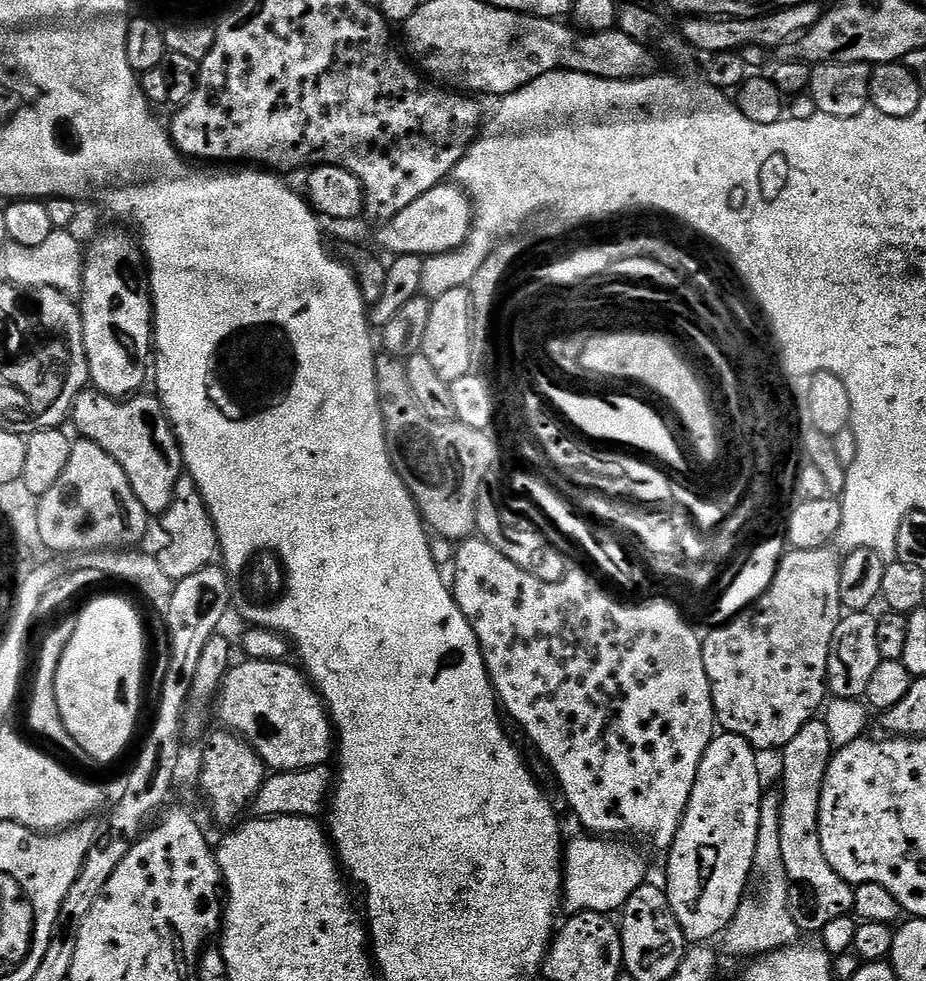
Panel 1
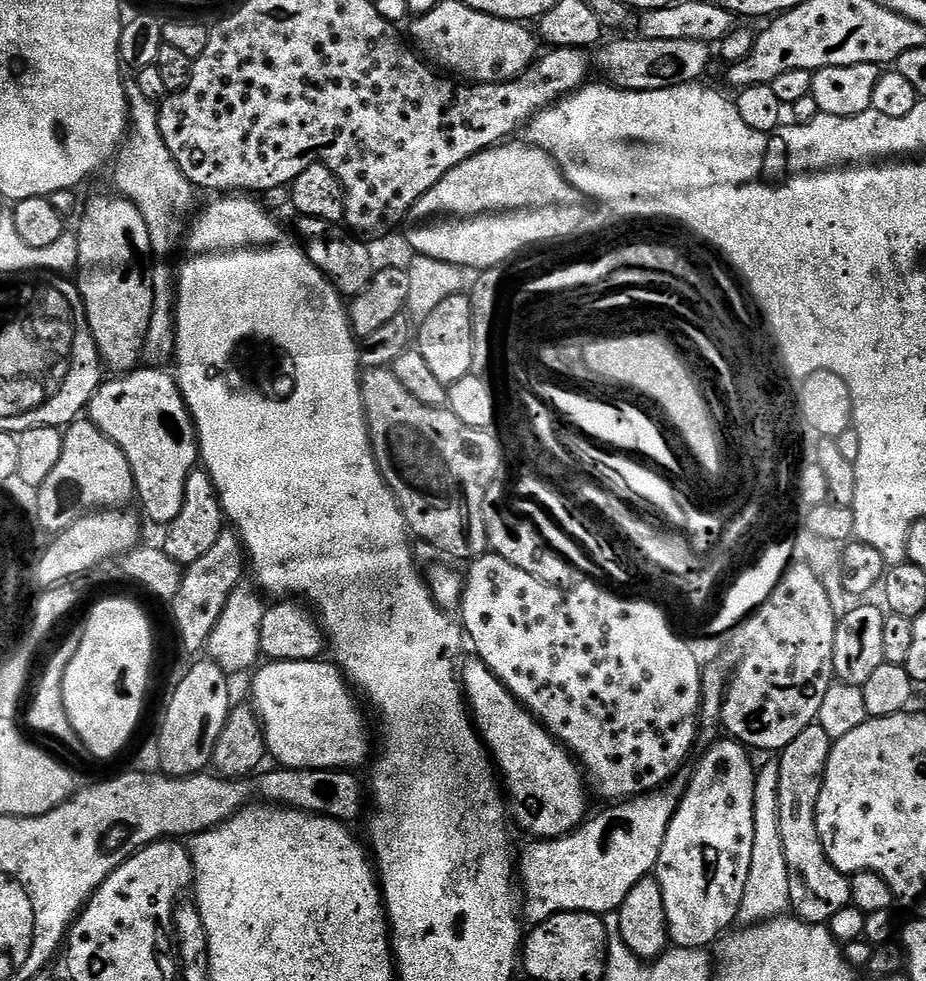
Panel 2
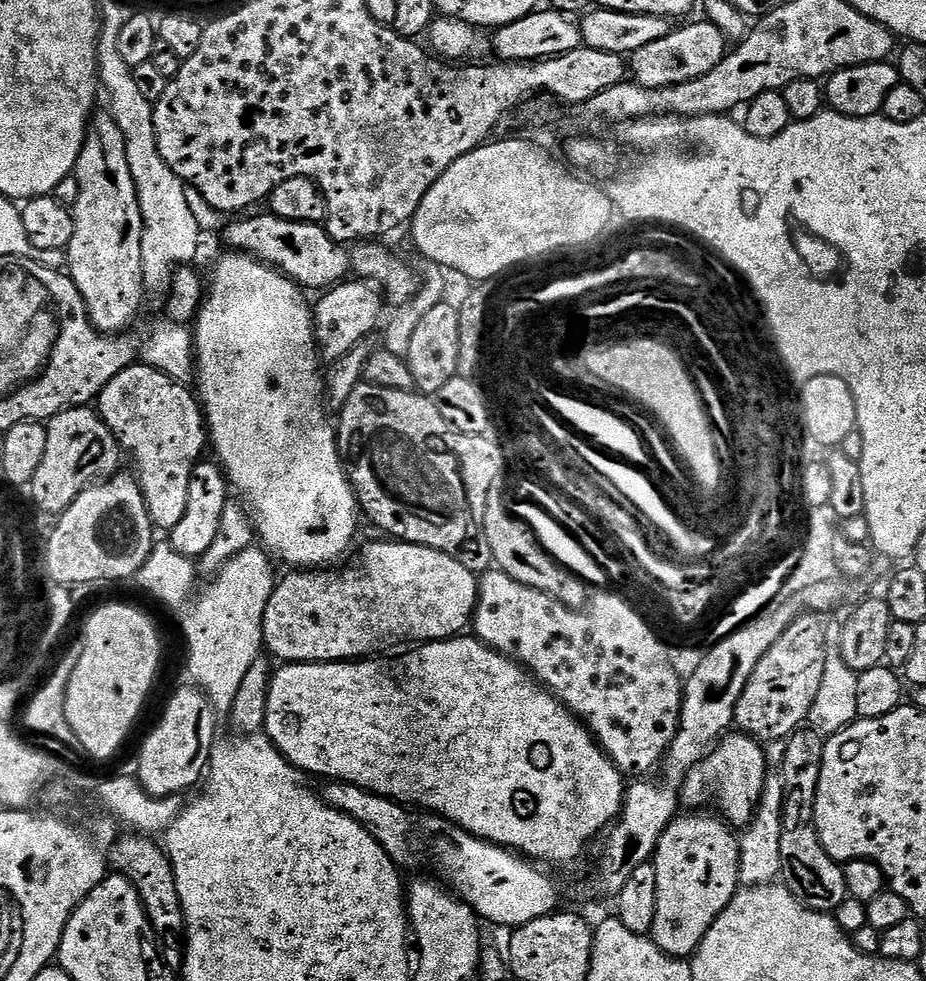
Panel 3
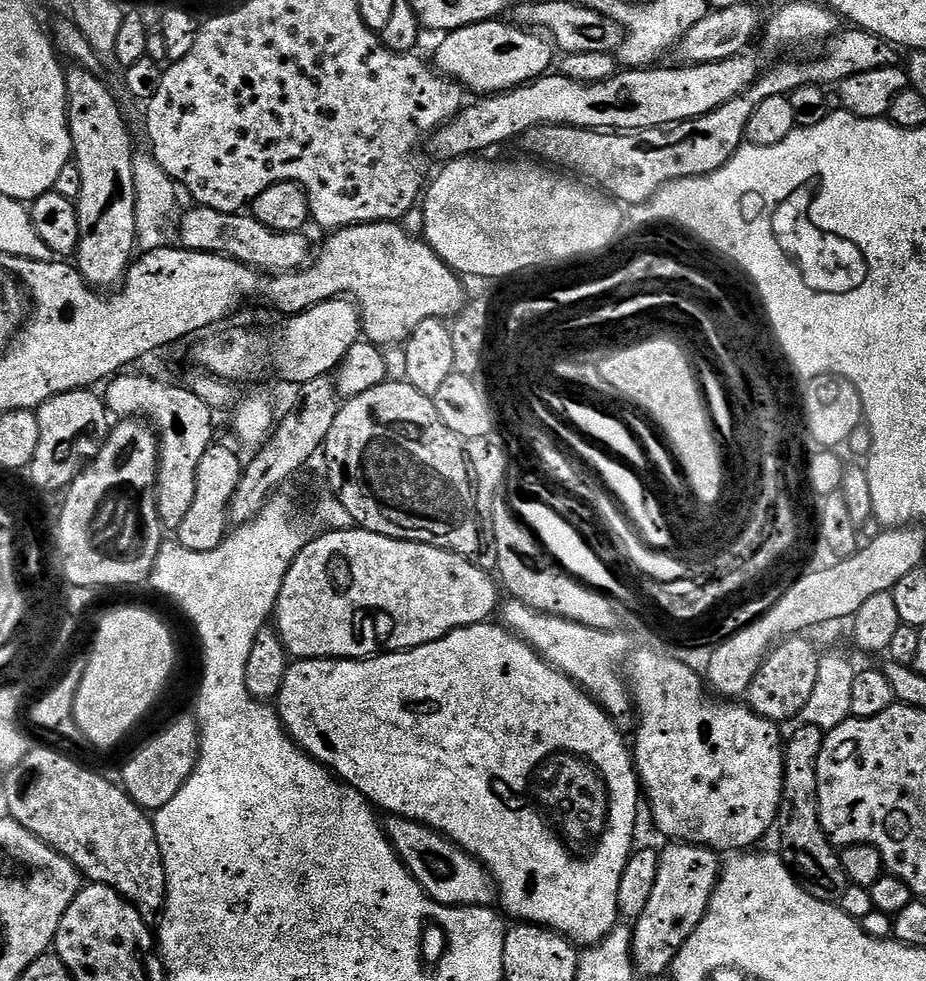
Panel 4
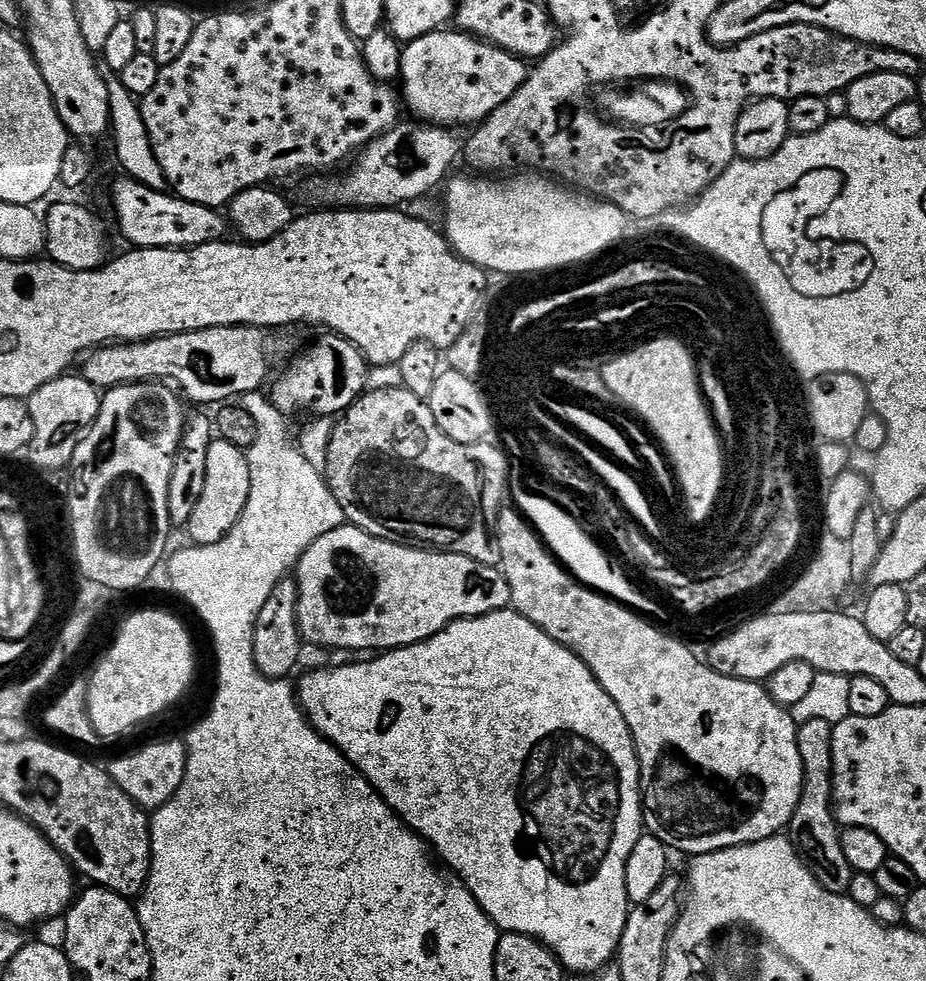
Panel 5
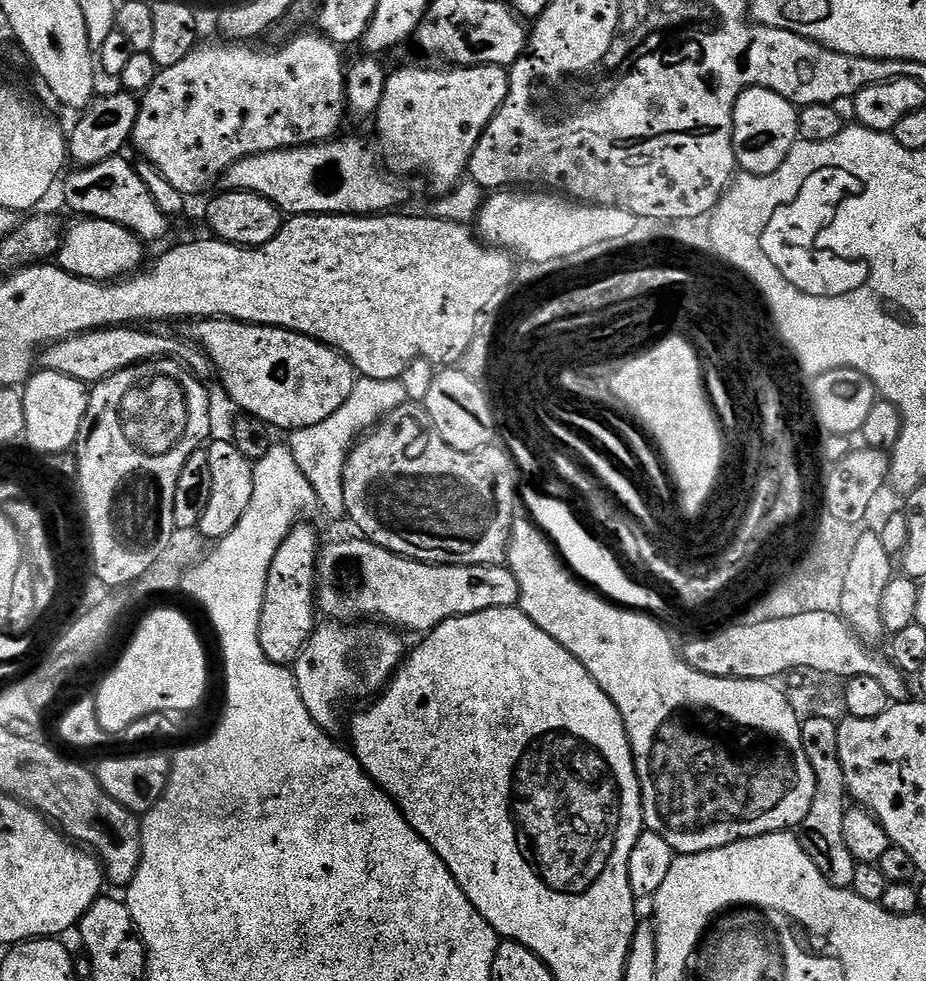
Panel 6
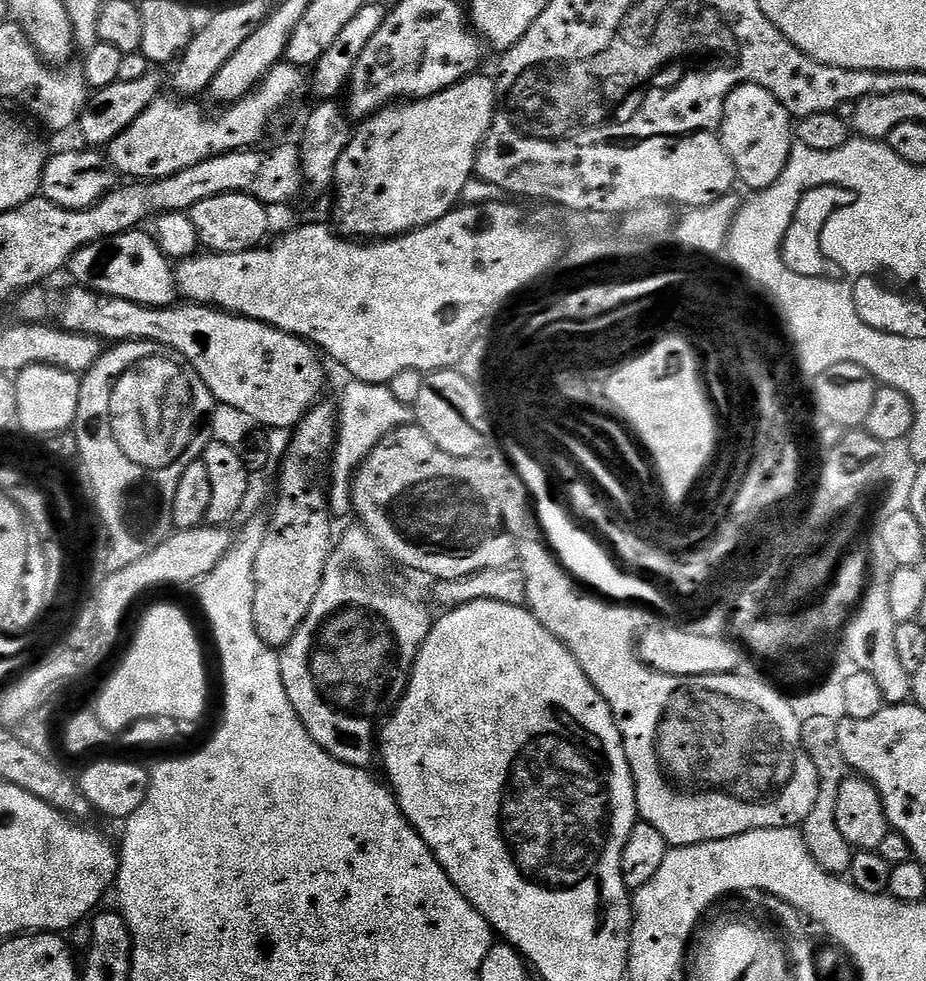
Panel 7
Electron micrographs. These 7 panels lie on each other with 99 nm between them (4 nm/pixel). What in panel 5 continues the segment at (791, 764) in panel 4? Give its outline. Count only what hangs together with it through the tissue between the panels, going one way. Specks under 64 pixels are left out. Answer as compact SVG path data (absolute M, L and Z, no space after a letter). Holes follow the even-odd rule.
M808 721L796 729L798 754L802 754L804 785L802 798L787 826L786 835L800 853L800 858L810 874L814 874L816 881L826 890L830 890L830 894L843 896L847 893L854 873L850 862L846 862L846 854L842 854L841 829L837 825L836 814L832 811L833 727L828 721Z

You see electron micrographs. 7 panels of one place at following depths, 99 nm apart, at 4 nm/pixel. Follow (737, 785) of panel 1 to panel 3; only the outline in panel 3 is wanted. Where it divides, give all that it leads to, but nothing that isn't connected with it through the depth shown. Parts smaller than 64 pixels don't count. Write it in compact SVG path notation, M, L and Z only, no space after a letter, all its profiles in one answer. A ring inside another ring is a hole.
M677 815L656 847L654 863L658 874L658 906L650 939L667 956L688 958L706 938L710 926L730 906L741 887L737 833L719 815Z

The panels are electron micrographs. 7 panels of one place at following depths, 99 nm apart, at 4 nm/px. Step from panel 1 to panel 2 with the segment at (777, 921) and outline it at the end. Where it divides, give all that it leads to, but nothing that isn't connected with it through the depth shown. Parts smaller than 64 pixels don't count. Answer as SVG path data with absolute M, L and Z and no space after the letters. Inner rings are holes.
M769 757L768 762L757 769L754 790L754 841L750 854L750 872L743 890L742 906L737 921L744 926L770 920L783 915L790 906L790 880L786 870L786 854L783 853L781 831L778 830L777 804L778 781L781 773L779 757Z

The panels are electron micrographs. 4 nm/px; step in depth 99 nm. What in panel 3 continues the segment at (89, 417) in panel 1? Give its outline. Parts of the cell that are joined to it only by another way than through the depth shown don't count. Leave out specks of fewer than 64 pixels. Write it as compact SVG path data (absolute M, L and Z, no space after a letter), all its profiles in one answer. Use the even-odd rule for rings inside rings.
M137 362L132 364L126 370L122 370L119 374L112 379L108 385L105 386L100 392L98 397L98 411L102 419L106 422L106 426L109 430L116 435L116 440L120 444L121 449L125 453L128 452L132 455L132 460L136 463L136 469L134 469L134 475L140 482L140 492L144 496L146 502L146 510L150 514L153 525L157 529L164 528L164 530L171 530L174 526L178 526L178 521L186 514L186 497L190 494L190 474L194 470L194 466L199 464L202 457L205 455L204 444L209 443L210 436L206 431L206 417L202 411L202 405L195 395L192 396L188 393L189 389L185 385L180 384L176 380L172 380L166 374L159 372L158 369L150 367L143 362Z

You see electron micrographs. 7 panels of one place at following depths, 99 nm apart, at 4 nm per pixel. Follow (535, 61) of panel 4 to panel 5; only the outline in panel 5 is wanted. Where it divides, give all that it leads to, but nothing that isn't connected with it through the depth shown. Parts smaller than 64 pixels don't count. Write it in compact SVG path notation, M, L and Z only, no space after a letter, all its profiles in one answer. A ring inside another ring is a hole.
M441 30L431 32L417 40L409 40L403 45L402 66L399 79L404 80L402 100L420 122L433 126L456 126L452 124L479 125L494 110L498 110L526 82L529 65L518 56L512 56L506 50L485 44L474 36L459 30Z

